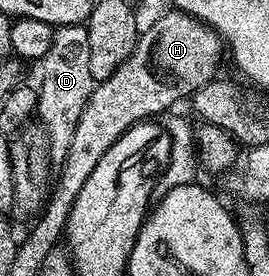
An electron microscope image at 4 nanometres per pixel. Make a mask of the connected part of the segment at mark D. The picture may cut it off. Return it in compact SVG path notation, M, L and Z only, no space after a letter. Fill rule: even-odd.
M60 24L55 28L53 42L45 58L37 62L37 120L47 135L47 155L52 161L63 162L69 154L73 132L78 119L89 102L91 92L87 89L89 75L89 34L83 24Z

